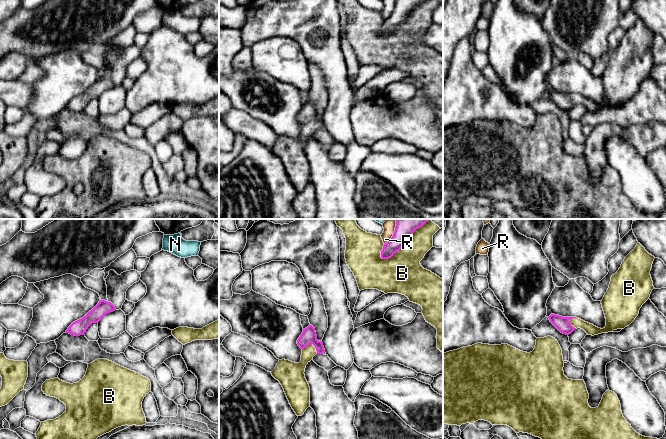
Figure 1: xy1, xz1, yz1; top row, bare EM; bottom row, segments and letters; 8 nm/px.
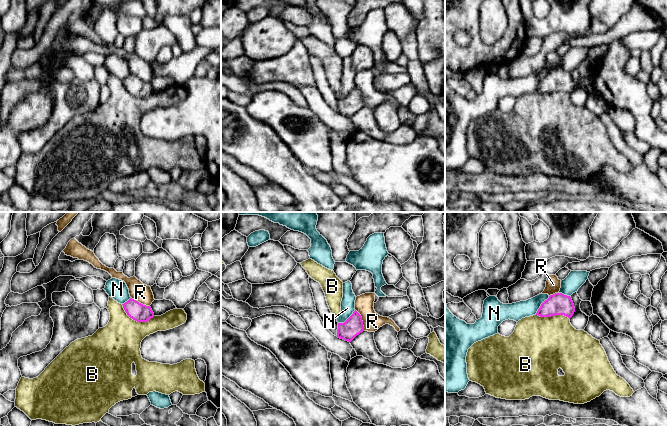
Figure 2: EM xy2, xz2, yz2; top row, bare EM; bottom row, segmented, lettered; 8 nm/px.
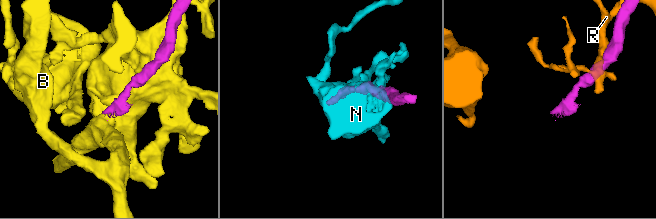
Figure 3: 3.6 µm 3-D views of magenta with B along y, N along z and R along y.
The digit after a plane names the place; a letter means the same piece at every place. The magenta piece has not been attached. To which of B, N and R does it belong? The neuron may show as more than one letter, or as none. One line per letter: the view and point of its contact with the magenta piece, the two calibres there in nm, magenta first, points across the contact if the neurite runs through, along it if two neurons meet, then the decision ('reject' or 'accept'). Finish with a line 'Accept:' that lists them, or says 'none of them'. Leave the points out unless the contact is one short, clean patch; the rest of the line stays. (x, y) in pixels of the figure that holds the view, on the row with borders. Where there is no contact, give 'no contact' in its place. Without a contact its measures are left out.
B: meets magenta in xz1 at (406, 242); 200 nm thick on the magenta side, 320 nm on the other; accept
N: meets magenta in yz2 at (541, 305); 180 nm thick on the magenta side, 140 nm on the other; border along yz2 (549, 296), (535, 314); reject
R: meets magenta in xz2 at (361, 320); 160 nm thick on the magenta side, 150 nm on the other; reject
Accept: B

